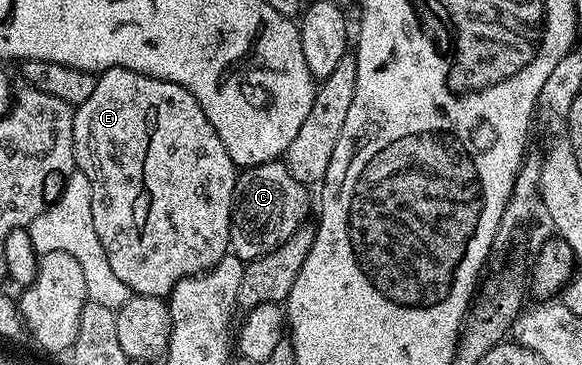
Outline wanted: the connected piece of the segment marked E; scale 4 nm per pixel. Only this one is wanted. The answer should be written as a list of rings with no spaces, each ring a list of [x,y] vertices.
[[[128,68],[102,69],[93,86],[93,94],[89,94],[89,98],[85,98],[85,102],[75,108],[73,150],[76,169],[85,173],[93,186],[93,226],[97,230],[97,238],[101,238],[101,246],[109,258],[109,266],[113,266],[113,274],[117,274],[117,278],[121,278],[121,282],[125,282],[134,295],[170,297],[177,282],[187,276],[207,271],[220,258],[228,255],[231,247],[231,208],[235,204],[237,169],[229,150],[225,150],[225,142],[221,142],[209,118],[205,118],[205,110],[201,110],[197,98],[193,98],[189,90],[185,90],[180,84]]]

